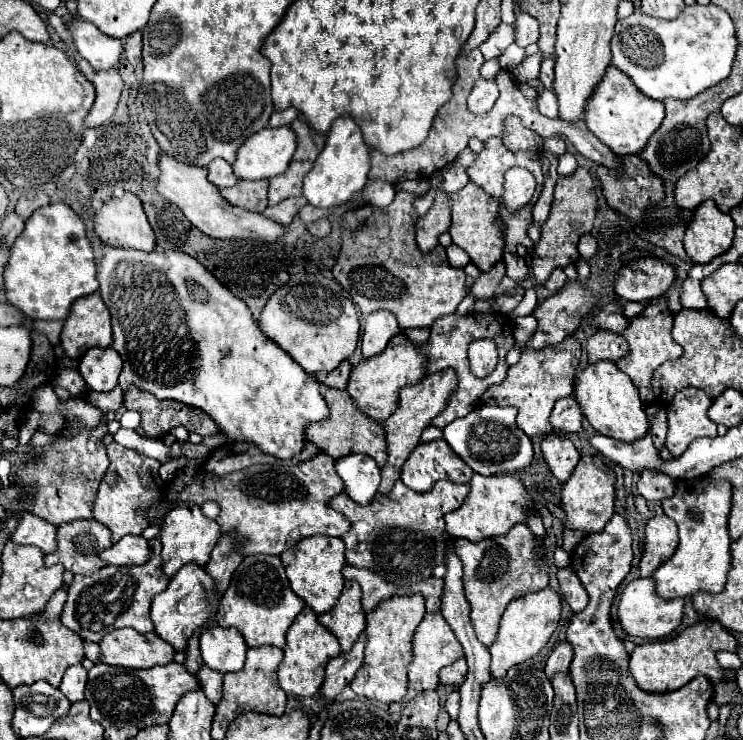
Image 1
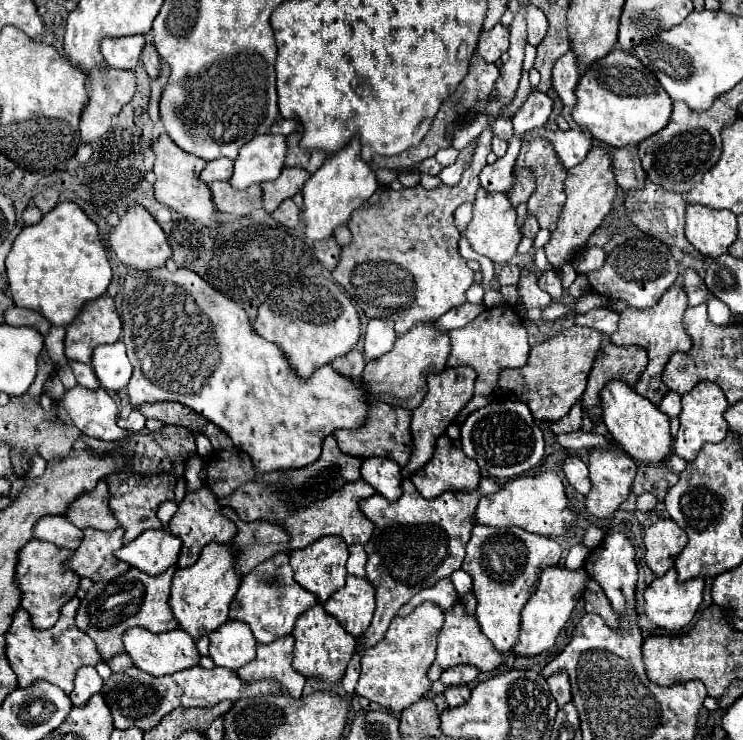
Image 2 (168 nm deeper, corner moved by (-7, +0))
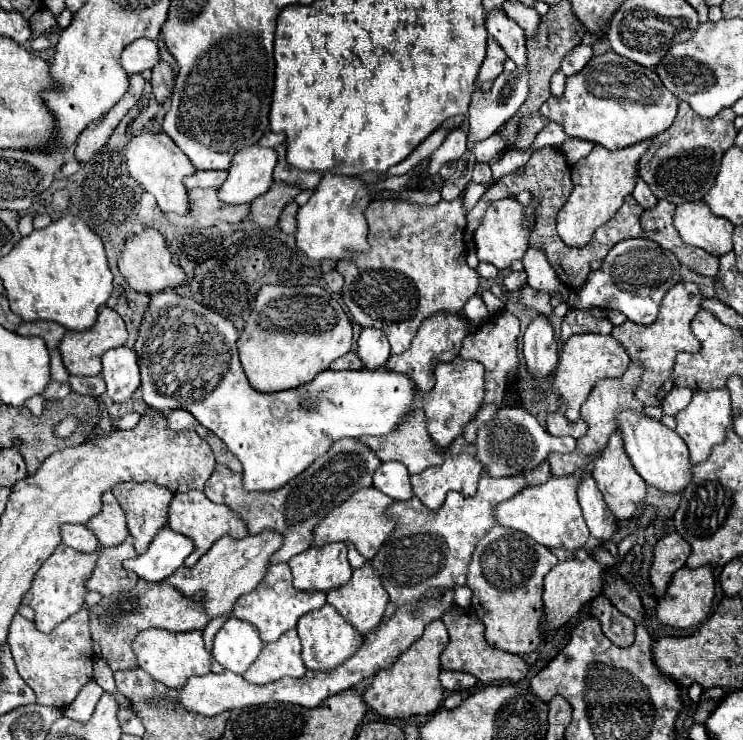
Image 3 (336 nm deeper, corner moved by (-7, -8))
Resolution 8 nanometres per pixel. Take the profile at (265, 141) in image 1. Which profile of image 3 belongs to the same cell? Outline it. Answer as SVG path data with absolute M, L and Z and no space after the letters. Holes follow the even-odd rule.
M249 146L237 152L231 160L229 176L219 188L219 198L227 204L253 202L273 184L273 168L277 152L273 148Z

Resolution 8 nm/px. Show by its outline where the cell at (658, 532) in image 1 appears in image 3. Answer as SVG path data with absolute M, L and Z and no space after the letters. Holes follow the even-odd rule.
M671 532L671 534L663 536L655 544L649 578L651 578L651 584L657 592L657 596L665 594L667 584L671 580L671 574L685 566L687 558L689 558L689 552L691 552L689 544L677 532Z

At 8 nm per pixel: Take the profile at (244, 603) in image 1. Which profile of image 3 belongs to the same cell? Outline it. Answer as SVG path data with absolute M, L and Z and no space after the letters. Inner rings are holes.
M285 562L281 564L273 564L269 566L267 574L263 576L263 580L257 584L257 588L249 594L243 594L235 606L233 606L233 616L239 620L245 620L249 624L253 624L259 630L259 636L265 644L279 640L281 634L293 630L297 626L297 620L311 612L317 610L325 604L325 594L323 592L299 592L293 588L291 584L291 570Z

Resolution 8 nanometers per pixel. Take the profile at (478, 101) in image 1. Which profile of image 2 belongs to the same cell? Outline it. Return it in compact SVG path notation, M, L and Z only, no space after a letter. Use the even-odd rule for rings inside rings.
M523 2L521 6L523 6L521 12L515 16L515 20L511 24L509 60L503 64L501 76L495 84L497 98L485 110L485 116L491 116L489 128L479 136L479 146L473 152L459 186L455 186L455 188L441 186L435 190L425 190L423 186L401 188L401 190L393 190L389 186L379 186L375 190L375 194L367 200L367 204L363 204L359 210L353 212L353 218L349 222L353 242L343 248L339 266L333 270L333 278L345 288L345 292L353 298L353 302L357 302L361 306L361 310L365 312L367 318L389 318L389 320L393 320L397 336L405 334L417 322L435 322L439 316L443 316L451 308L461 306L465 302L467 288L473 284L475 272L471 268L467 268L465 258L459 254L459 246L457 246L459 232L457 232L455 222L453 222L453 212L463 202L475 200L475 192L479 188L479 172L485 168L487 156L491 152L491 124L497 118L499 110L513 100L515 90L517 90L519 80L521 80L523 50L525 50L525 42L527 42L527 28L525 28L525 6L527 6L527 2Z

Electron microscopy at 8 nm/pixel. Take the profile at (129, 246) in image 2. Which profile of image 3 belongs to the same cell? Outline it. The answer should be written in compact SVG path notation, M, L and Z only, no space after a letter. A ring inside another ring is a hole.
M145 228L143 232L129 236L125 240L125 248L119 258L119 272L123 274L123 278L133 290L143 294L155 294L167 288L177 288L185 280L185 274L181 272L181 268L173 264L173 258L167 250L163 234L155 228Z

